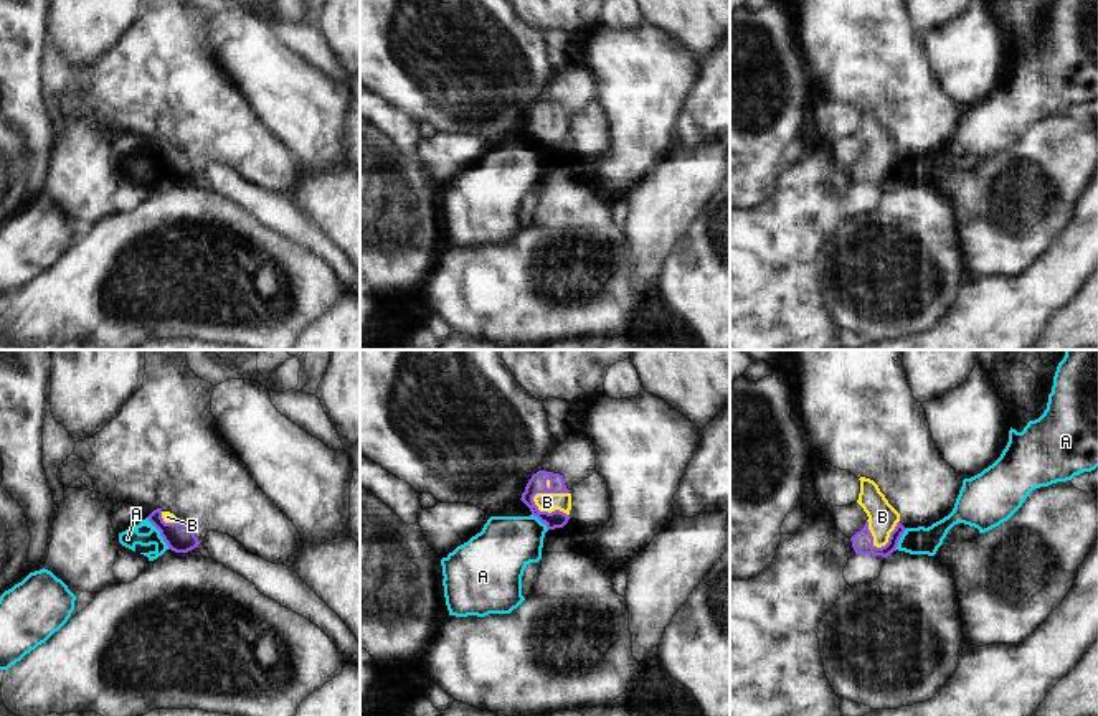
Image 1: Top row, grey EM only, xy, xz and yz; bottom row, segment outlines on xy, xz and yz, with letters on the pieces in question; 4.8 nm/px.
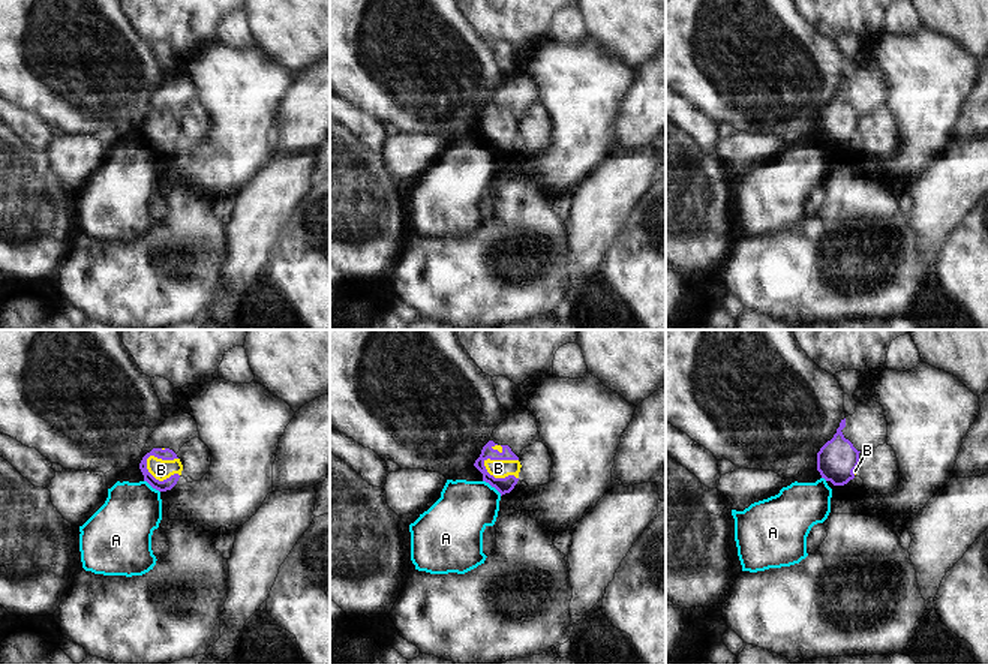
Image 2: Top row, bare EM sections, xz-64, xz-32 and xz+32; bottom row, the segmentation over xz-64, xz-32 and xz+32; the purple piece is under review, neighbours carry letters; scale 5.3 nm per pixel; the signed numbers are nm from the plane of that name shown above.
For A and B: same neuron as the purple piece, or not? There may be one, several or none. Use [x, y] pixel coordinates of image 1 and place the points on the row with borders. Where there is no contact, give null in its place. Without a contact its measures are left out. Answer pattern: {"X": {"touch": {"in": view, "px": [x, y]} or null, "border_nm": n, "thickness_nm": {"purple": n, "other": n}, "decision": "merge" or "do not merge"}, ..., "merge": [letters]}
{"A": {"touch": {"in": "xy", "px": [160, 533]}, "border_nm": 190, "thickness_nm": {"purple": 140, "other": 80}, "decision": "do not merge"}, "B": {"touch": {"in": "xz", "px": [547, 512]}, "border_nm": 200, "thickness_nm": {"purple": 90, "other": 100}, "decision": "merge"}, "merge": ["B"]}

